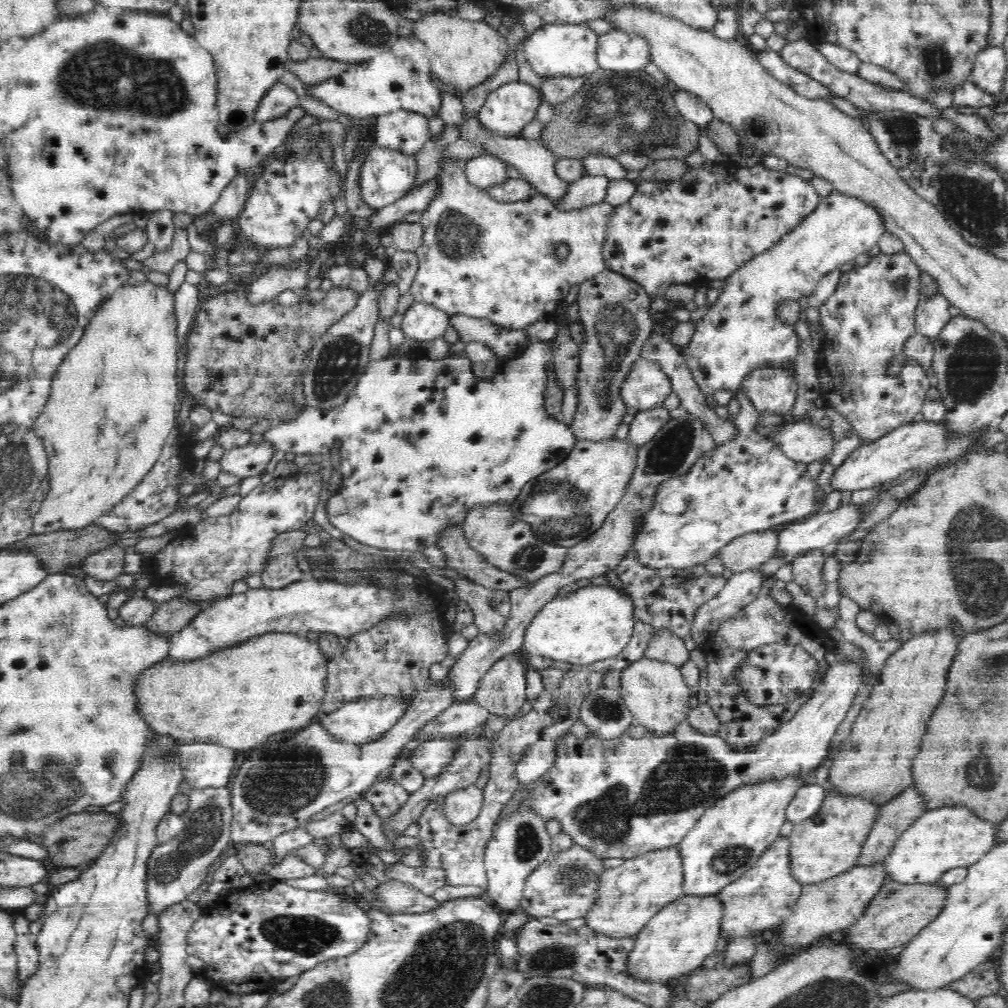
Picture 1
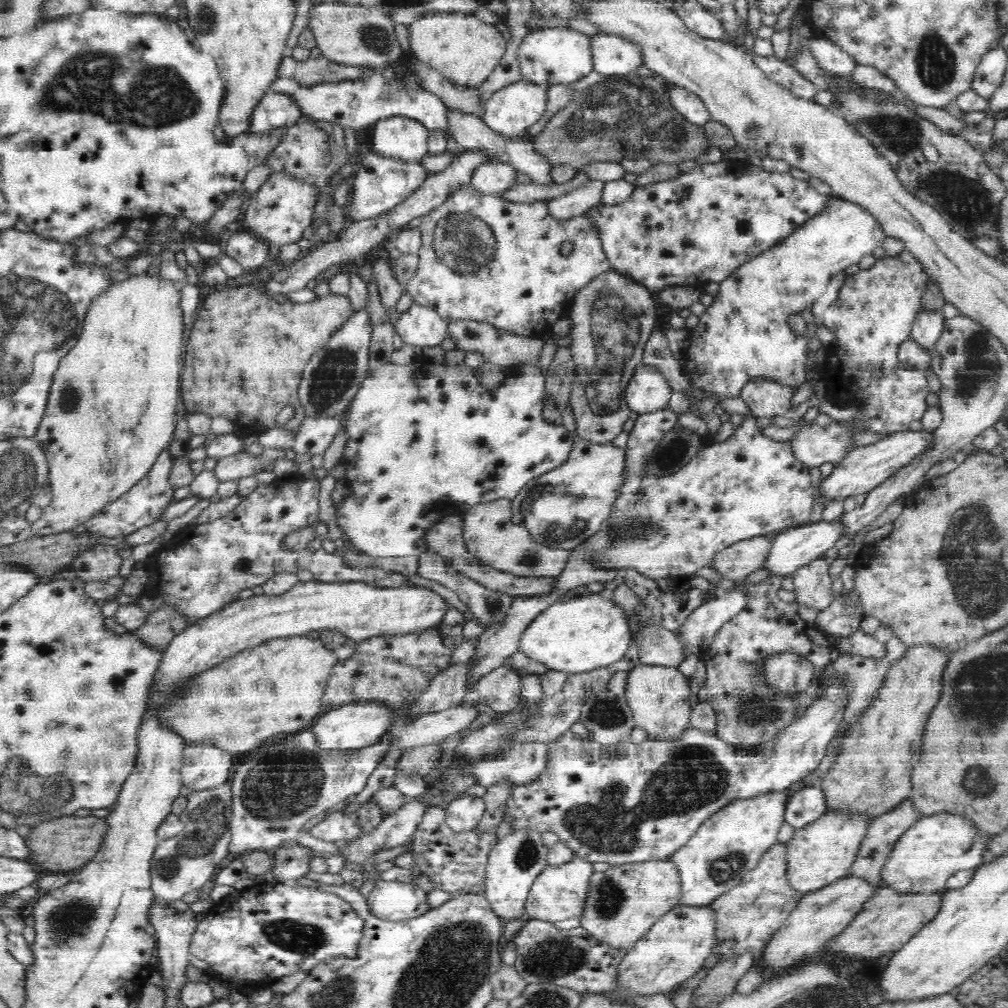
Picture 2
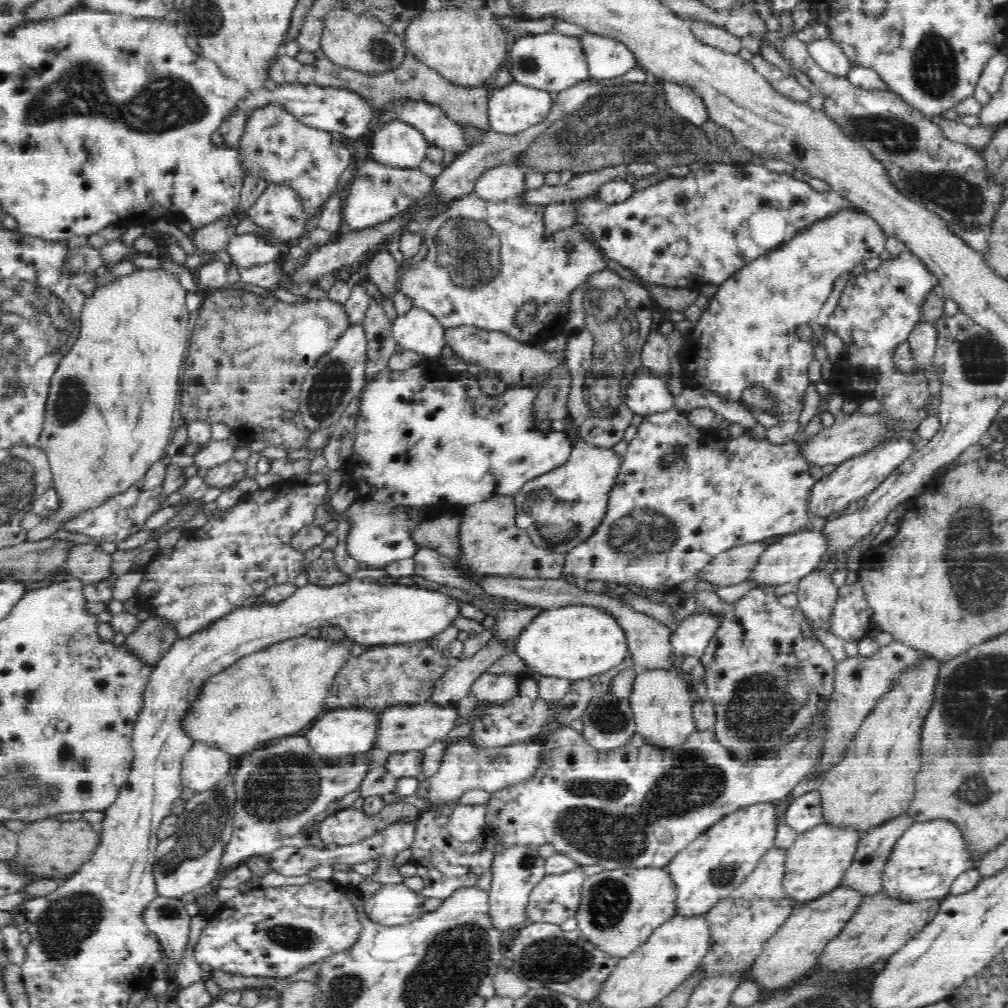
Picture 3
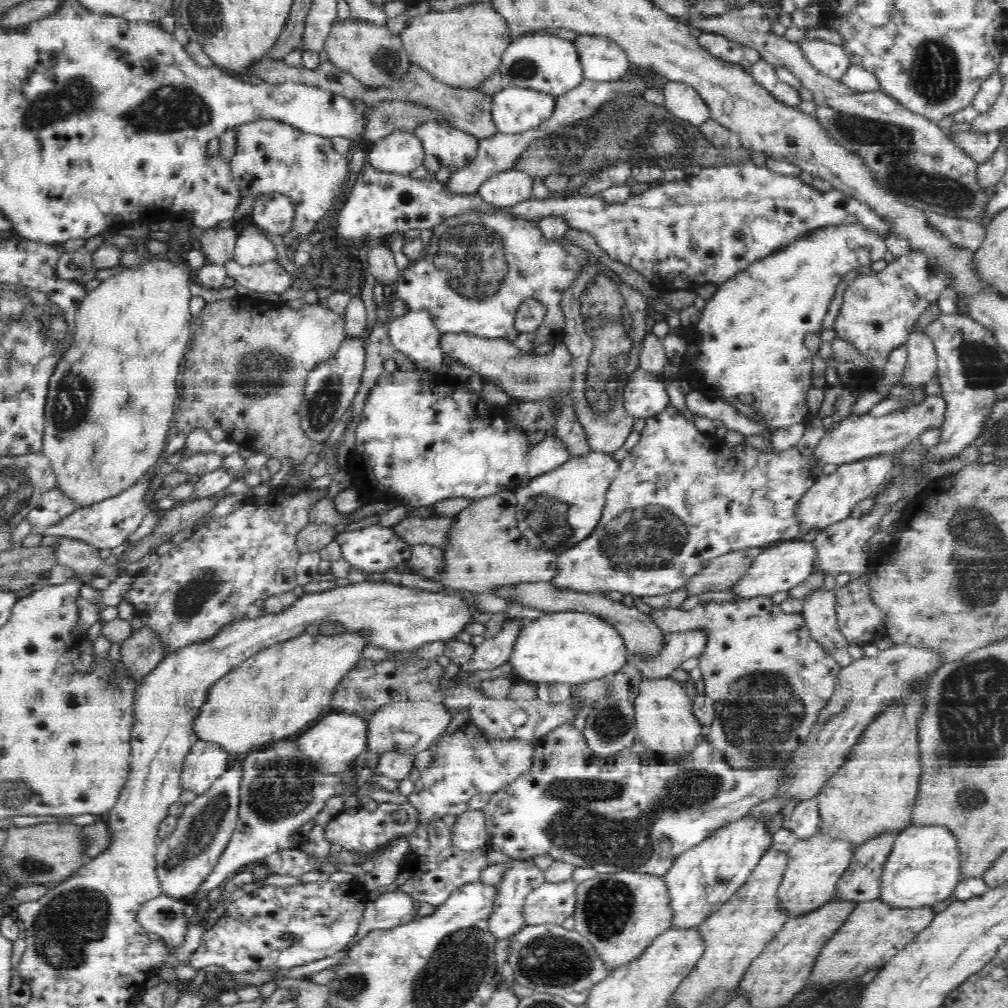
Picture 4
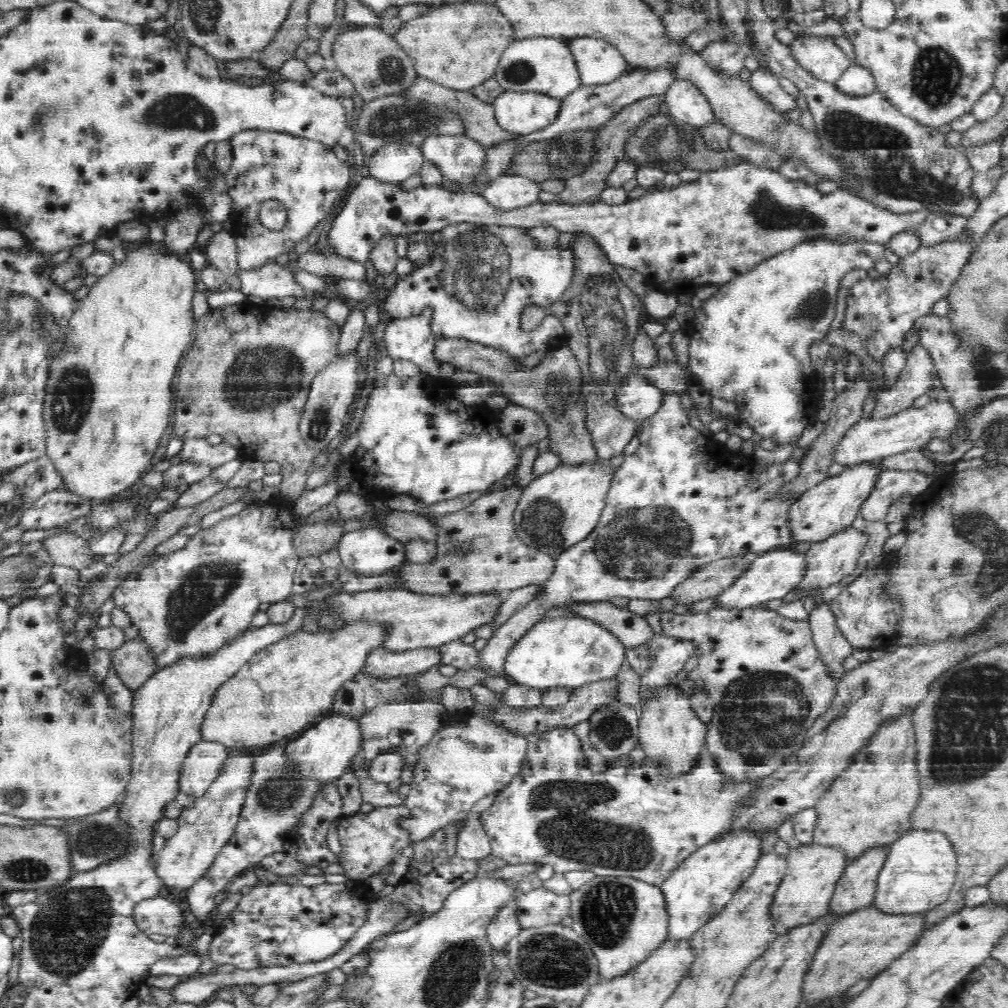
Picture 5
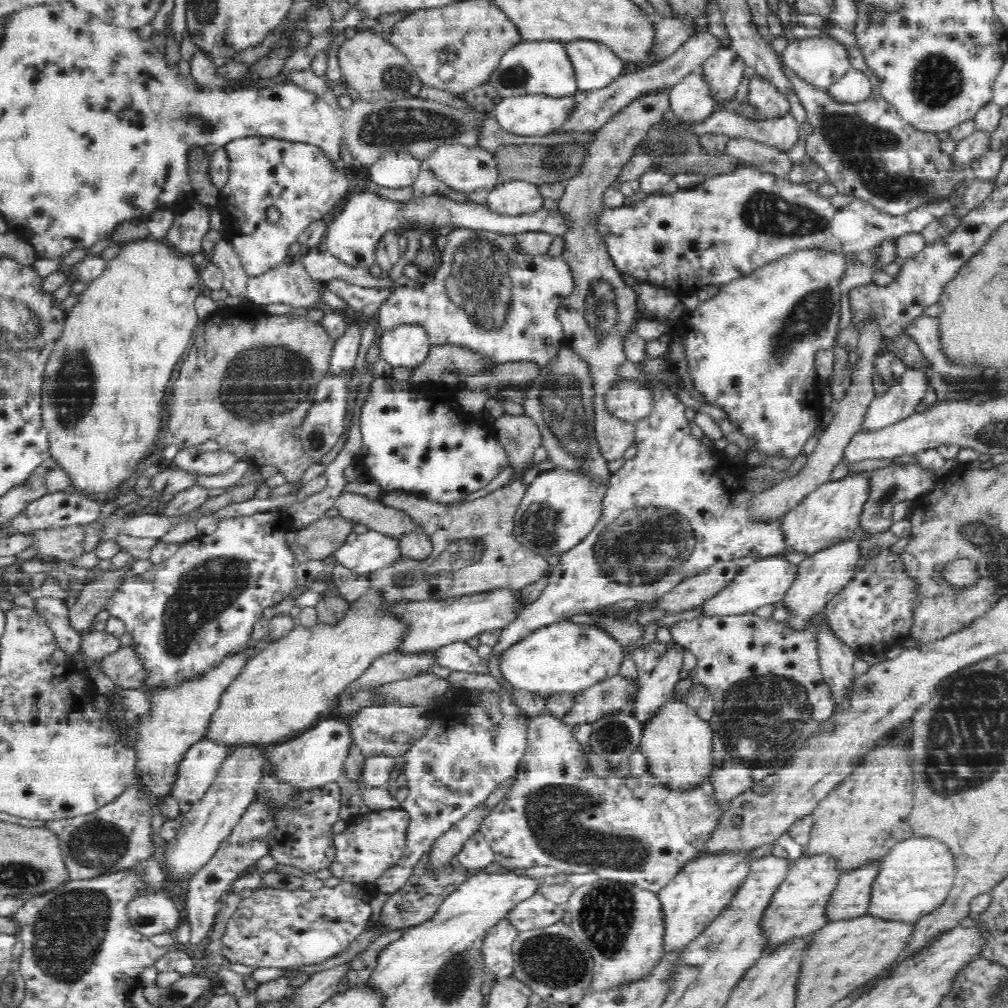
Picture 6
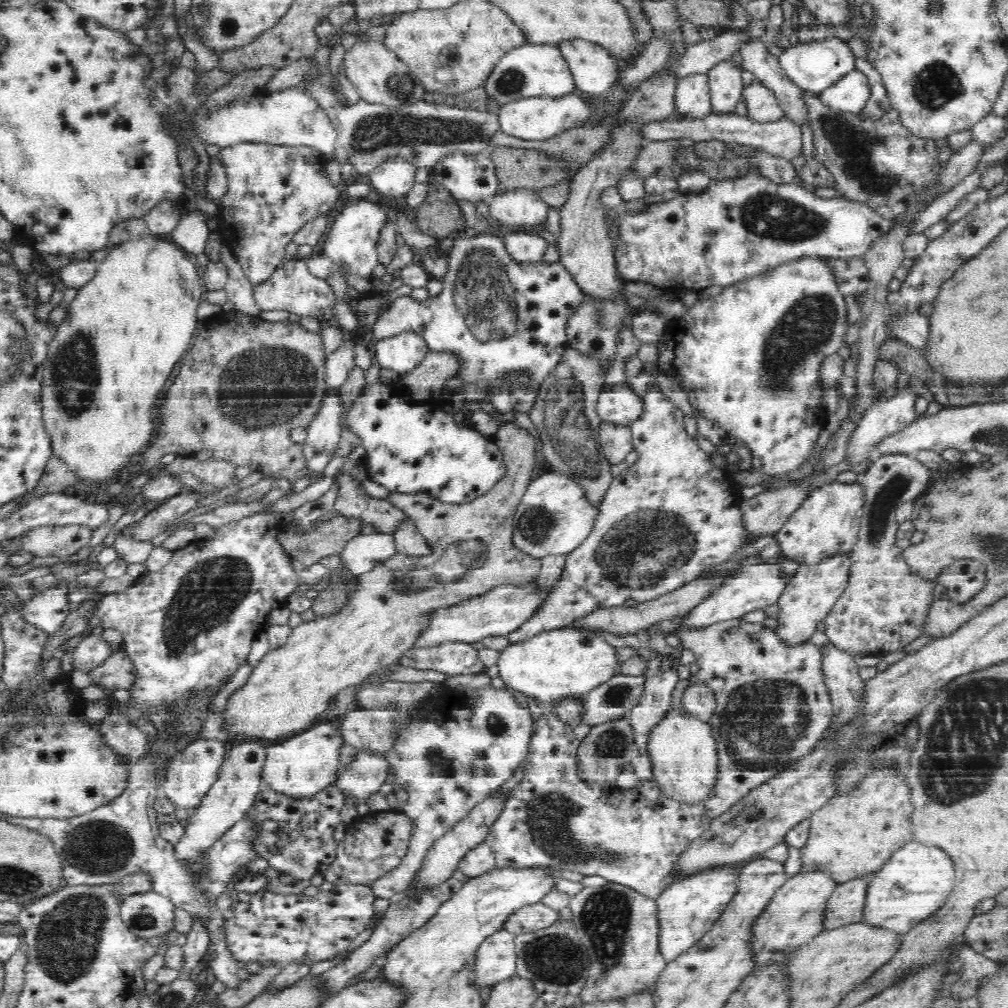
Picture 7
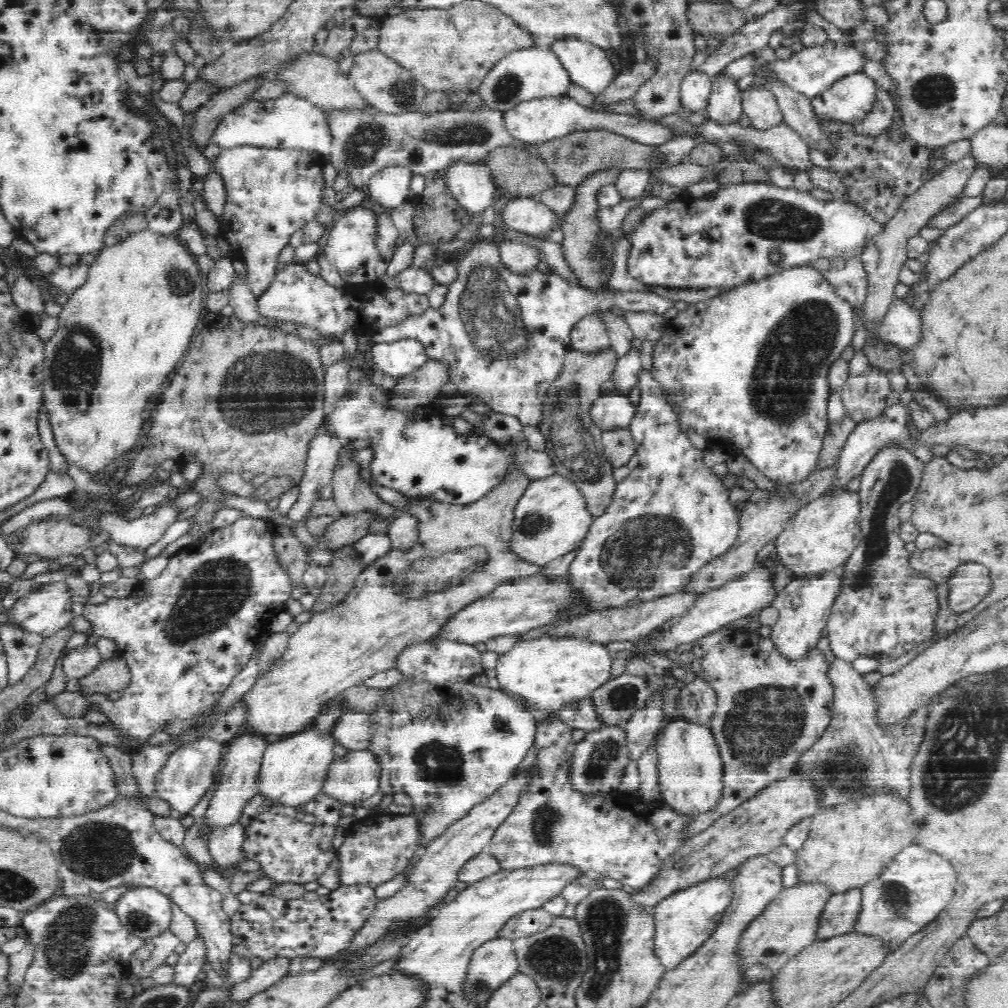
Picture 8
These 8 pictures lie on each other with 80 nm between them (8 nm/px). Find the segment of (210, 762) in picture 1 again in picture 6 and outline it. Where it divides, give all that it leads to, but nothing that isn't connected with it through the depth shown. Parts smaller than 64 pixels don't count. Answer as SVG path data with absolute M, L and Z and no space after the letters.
M203 738L196 742L178 764L175 780L168 787L168 795L191 806L200 802L218 777L230 749L212 739Z

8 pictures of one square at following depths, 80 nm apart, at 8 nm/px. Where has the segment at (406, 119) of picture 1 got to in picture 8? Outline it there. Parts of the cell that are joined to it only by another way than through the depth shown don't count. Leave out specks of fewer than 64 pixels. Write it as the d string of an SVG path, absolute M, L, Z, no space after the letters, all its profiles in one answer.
M398 166L386 167L371 176L365 193L390 214L407 200L412 177L410 169Z

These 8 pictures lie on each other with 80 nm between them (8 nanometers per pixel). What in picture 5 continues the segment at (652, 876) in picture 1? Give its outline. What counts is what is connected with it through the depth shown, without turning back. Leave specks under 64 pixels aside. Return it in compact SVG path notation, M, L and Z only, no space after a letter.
M595 877L581 888L573 890L569 899L568 914L573 920L571 929L584 940L598 961L598 983L613 982L614 979L632 974L667 942L668 919L660 888L632 879Z

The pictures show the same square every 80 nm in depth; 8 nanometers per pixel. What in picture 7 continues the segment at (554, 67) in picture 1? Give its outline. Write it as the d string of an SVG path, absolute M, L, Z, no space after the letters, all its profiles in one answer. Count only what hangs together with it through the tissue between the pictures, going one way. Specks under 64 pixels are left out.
M528 43L527 45L515 48L505 54L495 64L492 73L489 74L488 79L483 83L484 90L490 100L496 102L498 108L505 107L507 104L513 102L532 98L532 97L559 97L572 93L572 89L575 88L571 71L567 68L560 51L556 45L535 45Z

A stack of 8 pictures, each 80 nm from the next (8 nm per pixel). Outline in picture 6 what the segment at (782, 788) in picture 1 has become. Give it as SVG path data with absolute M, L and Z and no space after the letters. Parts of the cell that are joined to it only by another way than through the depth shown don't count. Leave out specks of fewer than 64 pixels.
M749 854L710 855L696 859L693 863L686 863L675 880L658 892L656 897L662 905L664 921L662 948L665 954L679 953L720 916L746 879L750 861Z

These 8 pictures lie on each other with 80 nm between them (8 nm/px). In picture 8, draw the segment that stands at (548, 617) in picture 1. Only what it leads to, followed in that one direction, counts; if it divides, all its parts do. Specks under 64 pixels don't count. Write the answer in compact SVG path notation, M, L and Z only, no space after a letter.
M540 637L520 641L510 652L500 655L496 677L500 689L516 699L525 698L531 708L556 713L598 690L610 678L612 658L607 647L580 639Z

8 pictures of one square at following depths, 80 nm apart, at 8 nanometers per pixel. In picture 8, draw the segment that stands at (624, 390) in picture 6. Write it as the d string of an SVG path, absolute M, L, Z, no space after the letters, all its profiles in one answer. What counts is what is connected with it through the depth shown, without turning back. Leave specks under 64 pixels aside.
M600 394L590 408L589 418L600 431L613 431L629 427L635 410L631 402L620 395Z

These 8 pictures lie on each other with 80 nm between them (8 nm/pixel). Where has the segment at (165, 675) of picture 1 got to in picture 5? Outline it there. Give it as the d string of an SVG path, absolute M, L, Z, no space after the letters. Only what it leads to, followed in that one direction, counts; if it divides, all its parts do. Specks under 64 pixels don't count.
M362 620L346 621L340 628L318 629L306 632L299 629L266 646L224 683L213 706L204 720L201 735L203 740L226 745L232 752L250 746L278 745L296 732L312 727L325 712L331 711L335 695L357 674L362 672L368 657L374 650L386 649L388 640L394 634L392 621Z

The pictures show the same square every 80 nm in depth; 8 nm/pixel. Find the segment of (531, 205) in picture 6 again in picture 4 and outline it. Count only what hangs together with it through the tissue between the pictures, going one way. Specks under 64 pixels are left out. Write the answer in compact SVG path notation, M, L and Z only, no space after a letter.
M512 169L489 178L479 188L479 195L495 207L507 209L534 198L534 179Z

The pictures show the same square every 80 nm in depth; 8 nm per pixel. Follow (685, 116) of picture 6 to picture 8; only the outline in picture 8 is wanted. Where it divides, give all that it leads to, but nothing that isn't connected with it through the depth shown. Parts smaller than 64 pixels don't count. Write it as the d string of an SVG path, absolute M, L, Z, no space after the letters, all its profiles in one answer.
M692 71L686 76L681 84L683 107L692 110L705 109L713 91L713 81L713 78L700 71Z

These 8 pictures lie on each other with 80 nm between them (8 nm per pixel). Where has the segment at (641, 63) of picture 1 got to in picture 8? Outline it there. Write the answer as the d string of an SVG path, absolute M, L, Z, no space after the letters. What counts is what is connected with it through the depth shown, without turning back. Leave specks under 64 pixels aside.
M558 38L547 47L562 64L571 82L593 94L604 90L616 78L610 53L589 42L572 38Z

